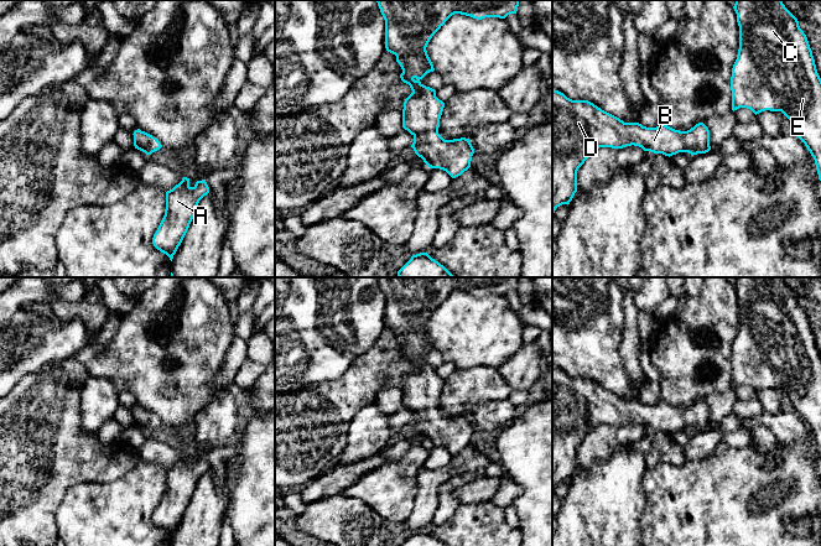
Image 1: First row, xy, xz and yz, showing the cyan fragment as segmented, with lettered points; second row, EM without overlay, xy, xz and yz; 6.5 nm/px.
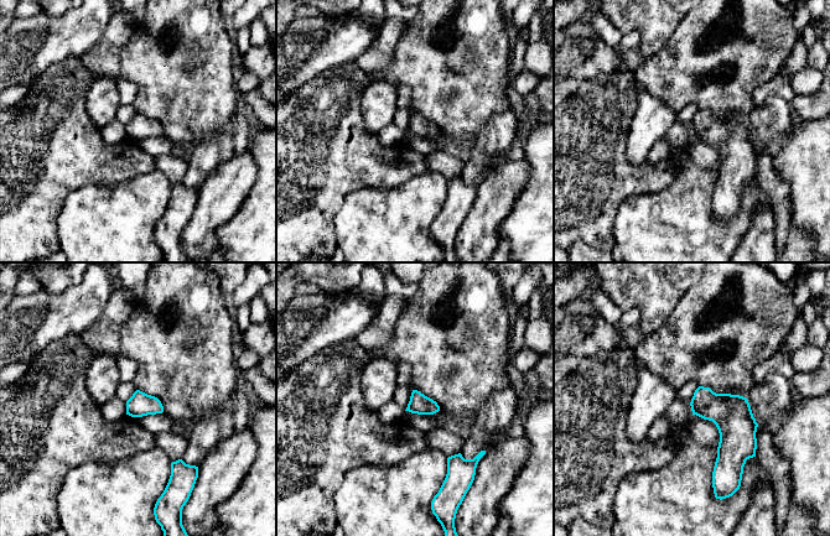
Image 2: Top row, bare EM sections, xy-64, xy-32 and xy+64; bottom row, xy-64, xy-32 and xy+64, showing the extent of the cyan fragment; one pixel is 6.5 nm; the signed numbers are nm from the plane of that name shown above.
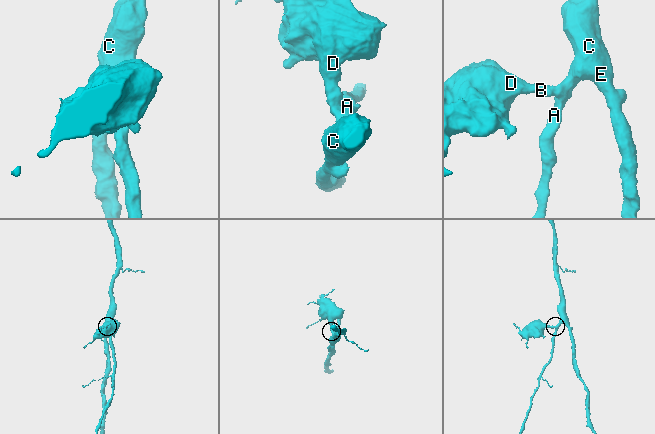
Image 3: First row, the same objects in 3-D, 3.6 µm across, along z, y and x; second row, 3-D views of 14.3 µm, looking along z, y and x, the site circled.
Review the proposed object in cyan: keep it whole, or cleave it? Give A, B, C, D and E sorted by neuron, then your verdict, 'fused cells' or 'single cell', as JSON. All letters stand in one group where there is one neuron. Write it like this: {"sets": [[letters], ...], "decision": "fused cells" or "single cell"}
{"sets": [["A", "B", "C", "D", "E"]], "decision": "single cell"}

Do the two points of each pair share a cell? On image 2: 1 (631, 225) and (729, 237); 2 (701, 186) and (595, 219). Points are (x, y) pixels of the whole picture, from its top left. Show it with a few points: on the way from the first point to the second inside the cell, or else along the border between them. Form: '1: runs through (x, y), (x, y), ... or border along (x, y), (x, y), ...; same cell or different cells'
1: runs through (655, 233), (663, 237), (704, 237); same cell
2: border along (641, 194), (620, 206), (613, 240); different cells

